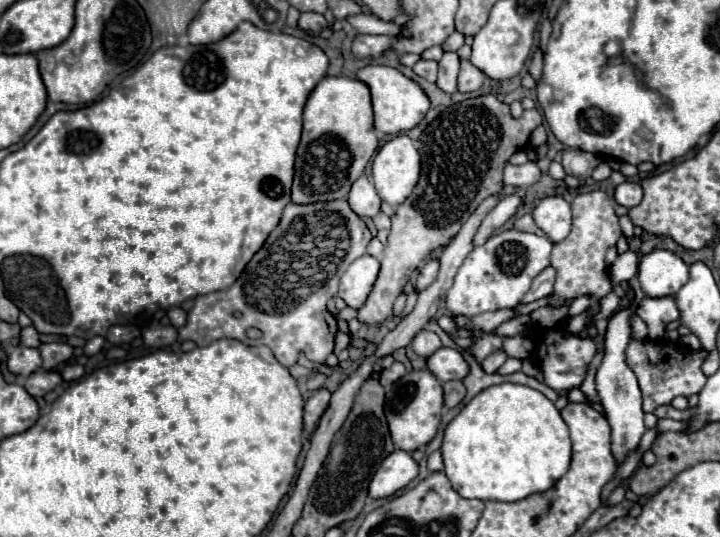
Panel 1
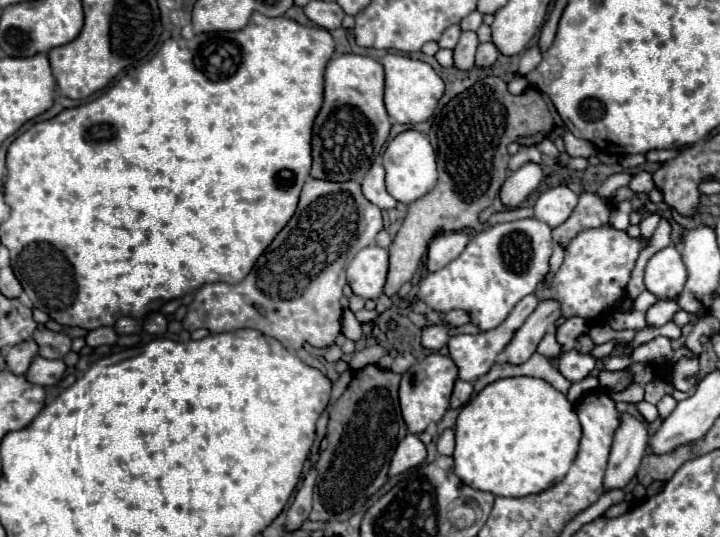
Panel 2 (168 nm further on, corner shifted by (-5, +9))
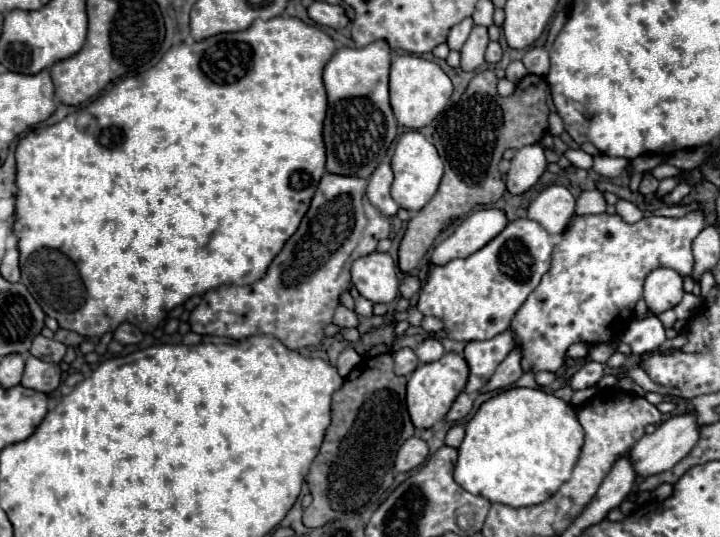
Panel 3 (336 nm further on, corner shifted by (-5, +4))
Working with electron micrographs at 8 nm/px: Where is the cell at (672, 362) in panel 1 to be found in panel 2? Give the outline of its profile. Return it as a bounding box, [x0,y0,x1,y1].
[590,340,620,359]

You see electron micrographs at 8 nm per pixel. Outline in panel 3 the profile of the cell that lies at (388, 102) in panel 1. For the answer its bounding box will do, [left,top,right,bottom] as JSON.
[389,54,453,130]

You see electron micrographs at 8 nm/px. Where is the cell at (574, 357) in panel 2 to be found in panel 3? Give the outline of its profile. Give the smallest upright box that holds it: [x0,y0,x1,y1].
[571,362,603,390]

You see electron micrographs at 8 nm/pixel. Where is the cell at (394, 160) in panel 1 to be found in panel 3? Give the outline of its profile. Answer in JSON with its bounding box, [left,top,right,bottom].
[391,130,443,212]

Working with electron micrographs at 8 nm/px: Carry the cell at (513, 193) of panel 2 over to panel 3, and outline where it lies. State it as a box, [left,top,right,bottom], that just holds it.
[507,144,547,196]

